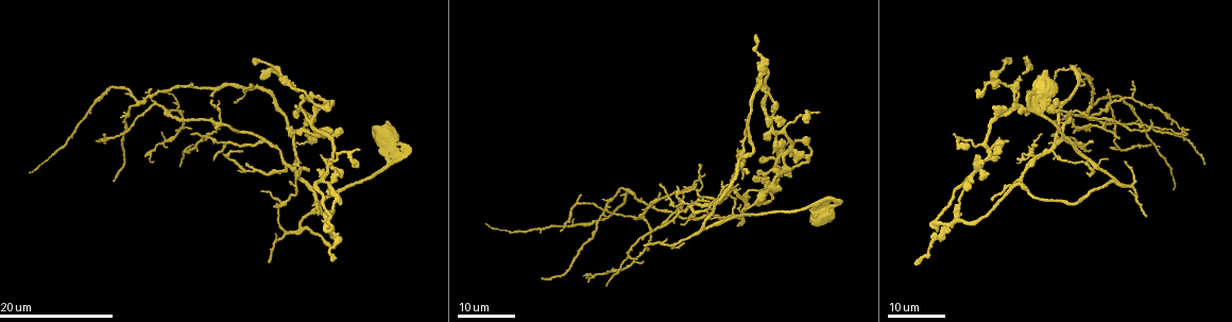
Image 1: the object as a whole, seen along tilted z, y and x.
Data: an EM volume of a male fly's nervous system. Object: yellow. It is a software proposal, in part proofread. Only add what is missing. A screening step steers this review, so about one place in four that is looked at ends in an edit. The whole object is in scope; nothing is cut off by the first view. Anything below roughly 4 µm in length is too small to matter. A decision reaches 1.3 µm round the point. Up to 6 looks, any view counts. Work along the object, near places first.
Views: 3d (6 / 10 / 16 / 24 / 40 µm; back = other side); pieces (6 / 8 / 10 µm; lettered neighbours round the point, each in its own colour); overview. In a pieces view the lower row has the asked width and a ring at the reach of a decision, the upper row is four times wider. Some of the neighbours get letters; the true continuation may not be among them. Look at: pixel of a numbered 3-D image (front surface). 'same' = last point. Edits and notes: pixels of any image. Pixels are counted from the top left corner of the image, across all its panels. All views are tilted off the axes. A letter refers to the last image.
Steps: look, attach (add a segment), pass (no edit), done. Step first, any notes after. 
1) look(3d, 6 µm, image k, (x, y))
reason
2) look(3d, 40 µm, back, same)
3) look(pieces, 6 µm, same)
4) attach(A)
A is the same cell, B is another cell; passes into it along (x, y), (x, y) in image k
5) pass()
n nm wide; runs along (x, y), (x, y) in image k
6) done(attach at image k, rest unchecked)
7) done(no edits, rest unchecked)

look(3d, 16 µm, image 1, (1144, 217))
free end

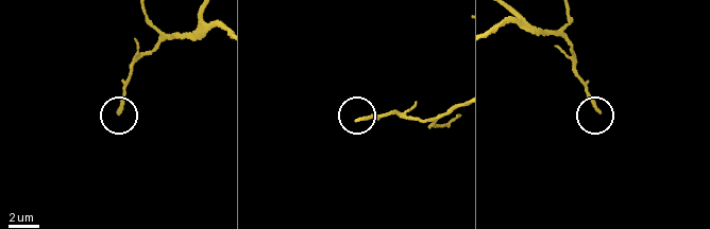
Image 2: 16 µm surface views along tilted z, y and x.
look(3d, 10 µm, image 2, (358, 119))

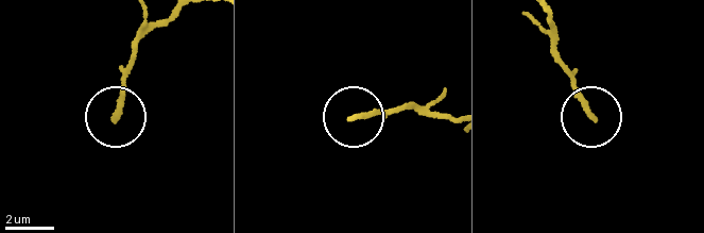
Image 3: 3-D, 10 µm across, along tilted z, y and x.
look(pieces, 10 µm, image 3, (116, 118))
see the neighbours

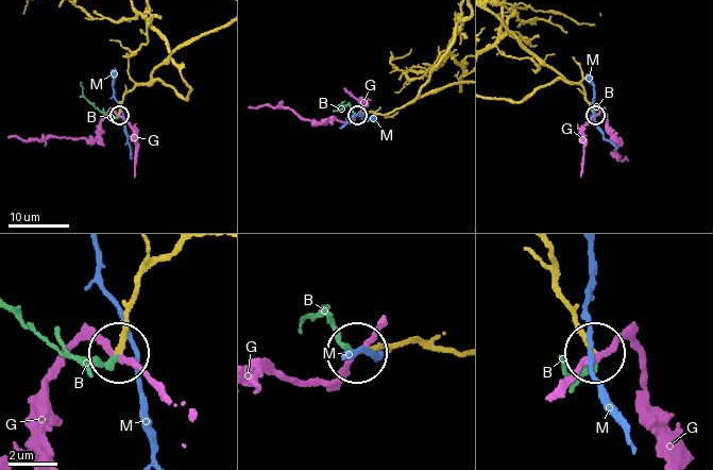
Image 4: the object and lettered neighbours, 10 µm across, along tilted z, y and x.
attach(B)
B is the same cell, G and M are other cells; passes into it along (123, 97), (118, 115), (105, 115), (84, 95), (81, 82) in image 4; the neuron continues

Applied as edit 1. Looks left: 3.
look(overview)
redraw

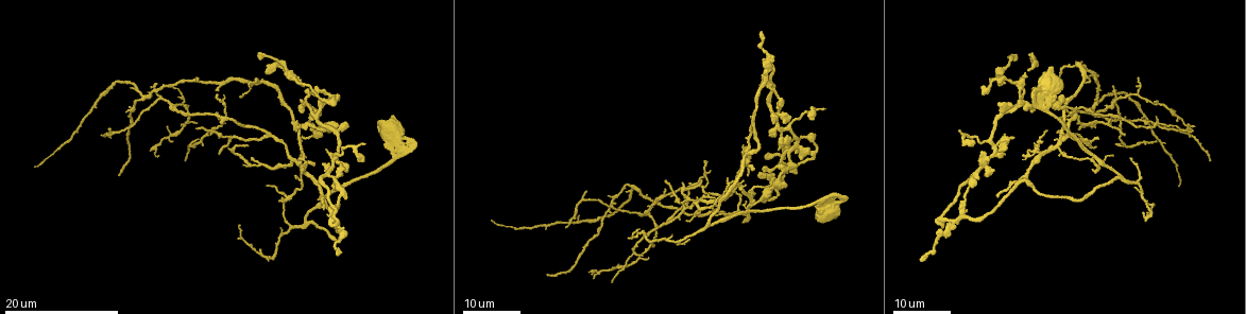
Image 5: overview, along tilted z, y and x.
look(3d, 24 µm, image 5, (666, 182))
end of a long branch

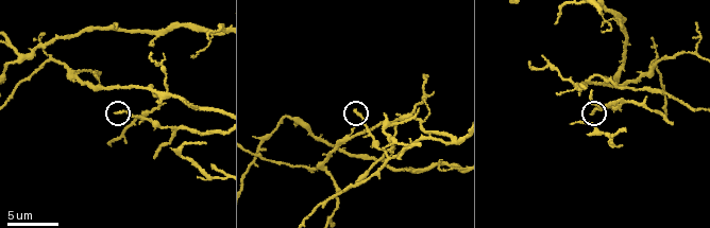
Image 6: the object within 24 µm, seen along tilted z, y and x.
look(pieces, 10 µm, image 6, (118, 113))

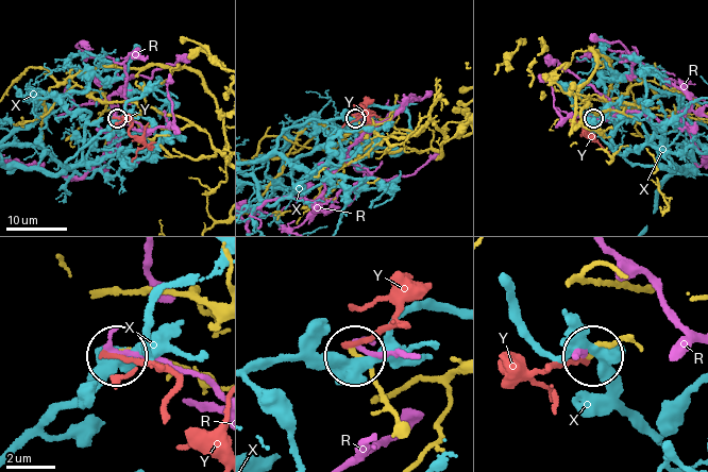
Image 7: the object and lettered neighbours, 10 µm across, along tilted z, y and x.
pass()
190 nm wide; R, X and Y are other cells; runs along (400, 419), (359, 356) in image 7; no lettered segment goes on from it

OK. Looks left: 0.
done(attach at image 4, rest unchecked)

